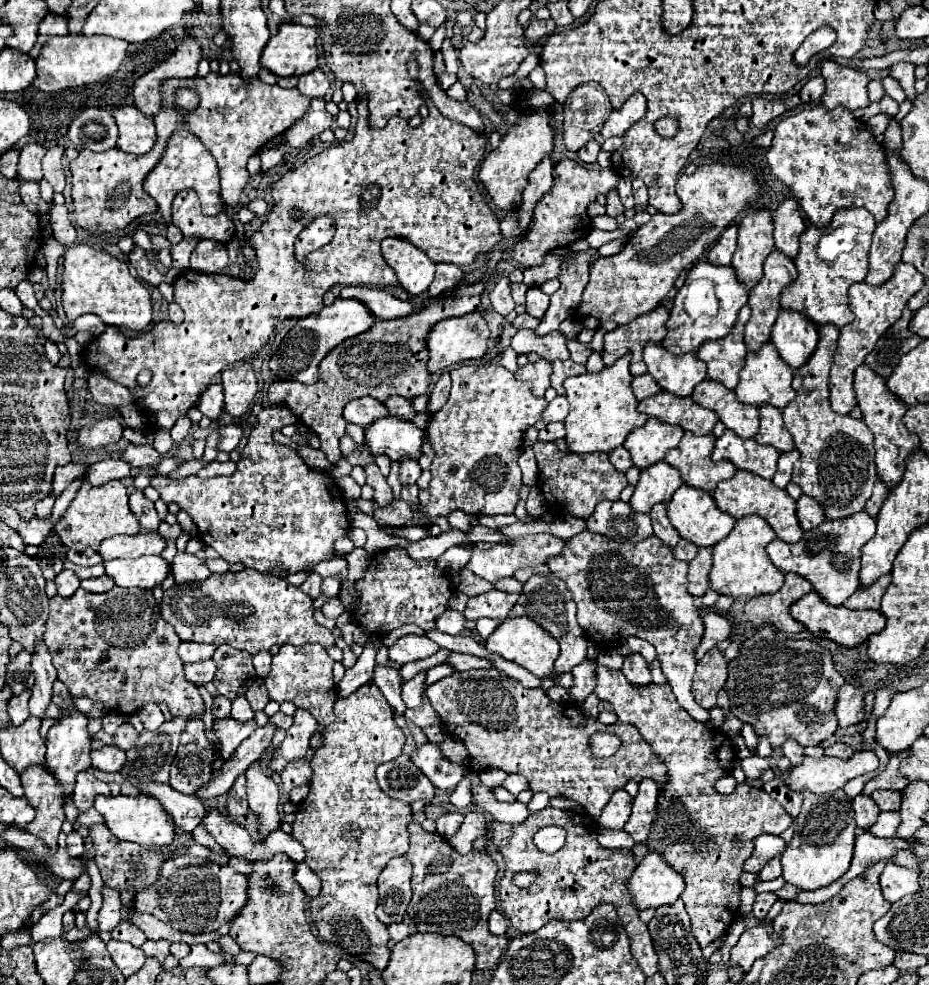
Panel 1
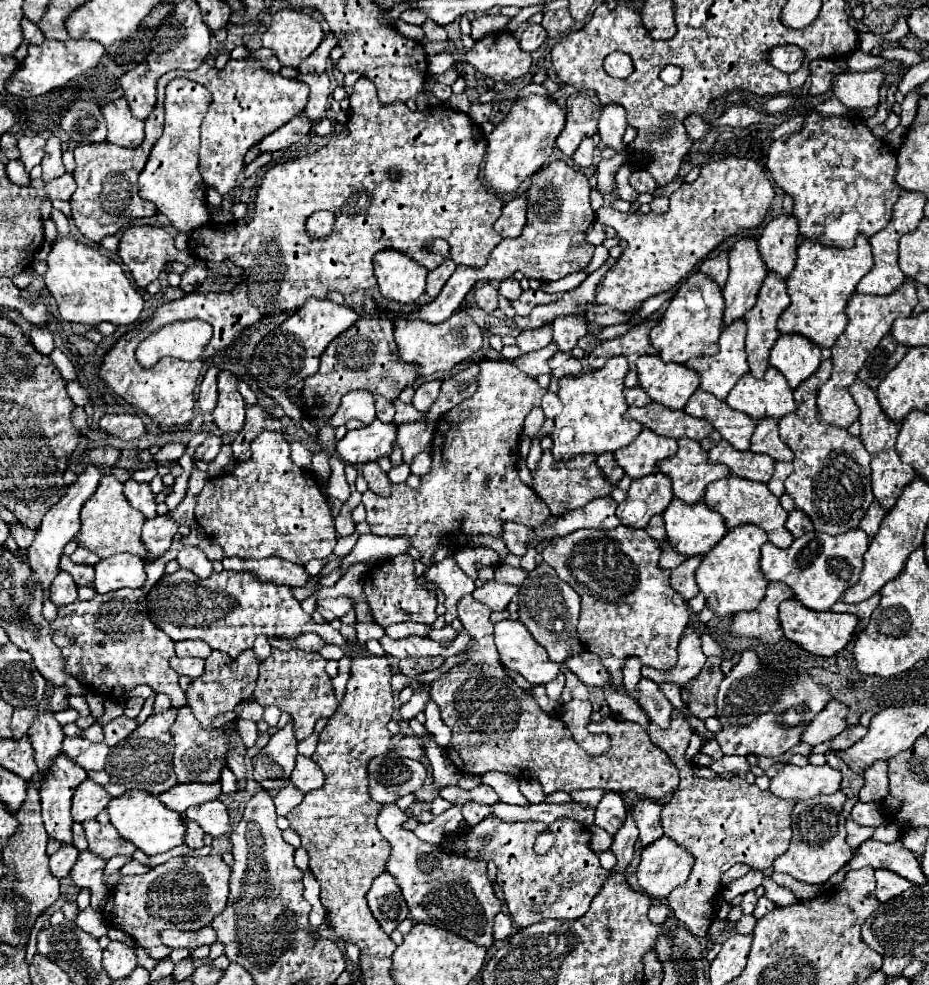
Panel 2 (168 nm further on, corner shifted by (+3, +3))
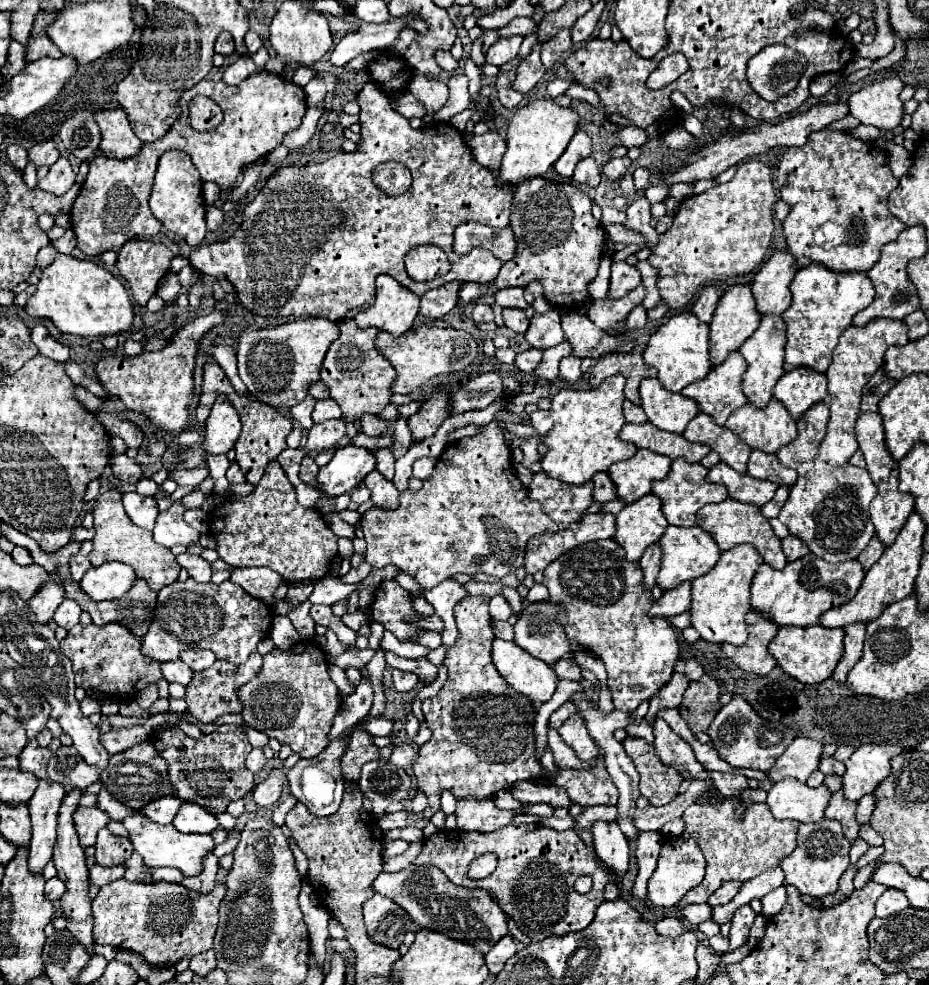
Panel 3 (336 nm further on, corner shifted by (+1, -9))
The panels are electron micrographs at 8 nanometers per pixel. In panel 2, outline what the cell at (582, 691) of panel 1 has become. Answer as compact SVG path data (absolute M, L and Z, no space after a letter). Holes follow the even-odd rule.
M564 671L564 677L566 677L566 687L562 691L562 703L566 701L572 701L572 699L588 699L590 693L588 693L588 687L572 673L572 671Z

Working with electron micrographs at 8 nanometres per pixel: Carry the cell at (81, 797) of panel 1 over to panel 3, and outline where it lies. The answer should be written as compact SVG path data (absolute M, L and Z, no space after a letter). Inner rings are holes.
M78 807L74 811L74 825L78 831L80 845L84 849L96 845L96 835L102 827L108 825L108 821L110 821L108 815L98 807Z

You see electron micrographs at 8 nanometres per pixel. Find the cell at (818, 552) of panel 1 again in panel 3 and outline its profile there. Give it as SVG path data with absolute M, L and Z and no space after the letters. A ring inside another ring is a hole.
M808 553L802 559L788 563L780 571L764 563L752 579L750 607L752 611L772 619L780 627L786 627L786 625L808 627L808 625L816 625L818 617L824 611L854 599L856 591L862 585L862 579L864 579L864 569L856 559L850 559L844 563L828 563Z

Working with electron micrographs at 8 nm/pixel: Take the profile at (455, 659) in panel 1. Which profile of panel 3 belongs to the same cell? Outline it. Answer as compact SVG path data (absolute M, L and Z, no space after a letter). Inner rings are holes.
M392 671L392 681L394 681L394 691L412 691L414 689L414 675L406 671Z

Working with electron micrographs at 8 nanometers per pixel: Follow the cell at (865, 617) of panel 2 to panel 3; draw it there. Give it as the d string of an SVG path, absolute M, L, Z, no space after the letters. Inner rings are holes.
M852 623L844 629L844 653L842 659L838 661L832 679L844 681L848 671L856 665L856 661L862 657L862 645L864 645L864 633L866 625L864 623Z

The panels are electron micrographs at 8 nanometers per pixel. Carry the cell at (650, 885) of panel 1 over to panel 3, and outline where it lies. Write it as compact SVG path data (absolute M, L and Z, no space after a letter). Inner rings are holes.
M682 837L666 839L664 847L660 849L658 867L648 881L650 903L662 909L674 907L688 893L688 889L694 889L696 885L700 885L700 881L704 879L704 869L706 869L706 861L700 851L700 845L694 839L682 839Z

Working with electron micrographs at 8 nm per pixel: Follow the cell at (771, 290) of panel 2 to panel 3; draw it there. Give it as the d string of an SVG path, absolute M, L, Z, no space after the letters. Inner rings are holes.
M764 315L760 321L760 327L754 331L754 335L740 347L740 353L748 363L748 369L742 375L742 391L748 397L748 401L758 409L764 409L770 403L772 389L778 383L780 375L784 375L784 369L782 369L784 343L786 343L784 319L778 315Z

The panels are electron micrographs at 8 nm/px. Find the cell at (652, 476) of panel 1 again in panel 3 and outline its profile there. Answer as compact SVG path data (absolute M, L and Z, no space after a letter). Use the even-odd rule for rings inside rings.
M644 495L632 505L626 505L616 517L614 539L624 547L630 563L640 561L646 547L658 543L664 535L668 521L662 515L660 499L656 495Z

